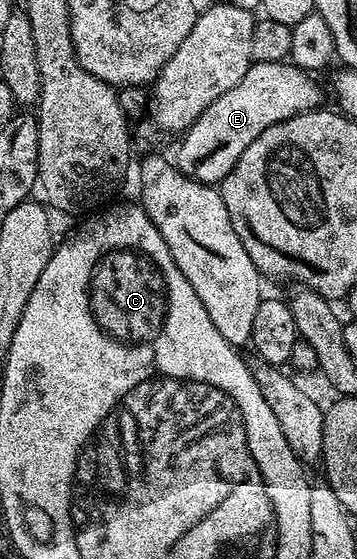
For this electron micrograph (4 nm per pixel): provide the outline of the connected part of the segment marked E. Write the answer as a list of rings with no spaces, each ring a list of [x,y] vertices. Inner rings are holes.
[[[257,61],[252,63],[235,87],[226,91],[220,98],[217,98],[206,107],[200,117],[196,119],[182,134],[183,142],[179,150],[173,156],[173,164],[182,171],[186,177],[194,181],[200,181],[203,185],[218,186],[233,171],[237,159],[273,123],[281,123],[293,115],[307,113],[311,109],[320,108],[324,104],[323,93],[319,90],[316,78],[308,73],[306,69],[298,69],[297,66],[287,61]]]

